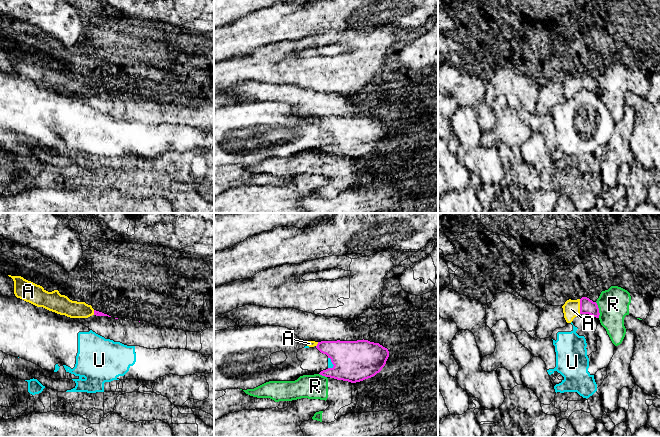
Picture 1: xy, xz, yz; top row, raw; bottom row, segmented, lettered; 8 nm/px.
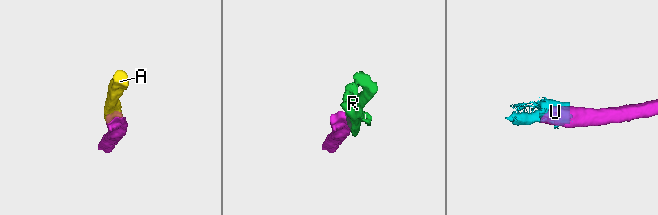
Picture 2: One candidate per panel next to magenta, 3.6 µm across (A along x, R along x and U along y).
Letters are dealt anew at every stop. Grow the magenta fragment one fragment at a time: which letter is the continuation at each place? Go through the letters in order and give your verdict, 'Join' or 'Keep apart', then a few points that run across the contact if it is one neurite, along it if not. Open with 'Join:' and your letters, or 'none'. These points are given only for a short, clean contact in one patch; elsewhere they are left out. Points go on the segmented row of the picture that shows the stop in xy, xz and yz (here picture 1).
Join: A
A: Join. Line: yz (587, 306), (580, 306), (571, 309)
R: Keep apart. Line: yz (595, 302), (599, 317)
U: Keep apart. Line: xz (328, 357), (333, 365), (332, 368)

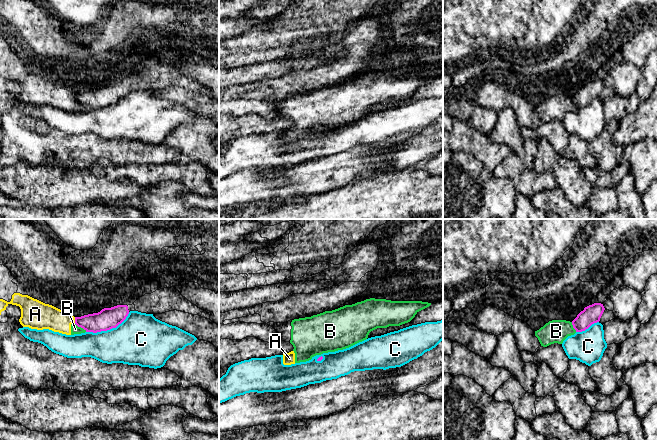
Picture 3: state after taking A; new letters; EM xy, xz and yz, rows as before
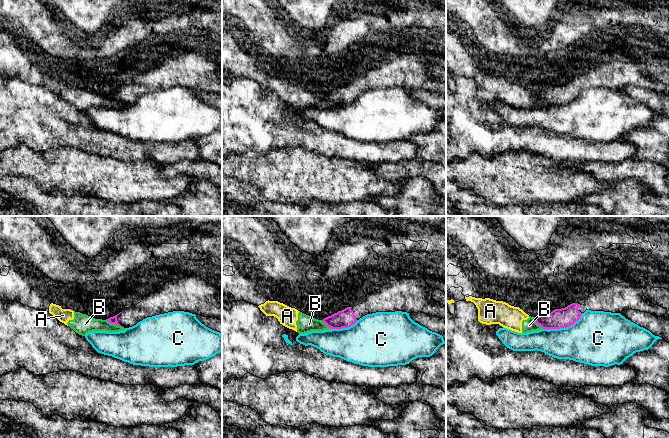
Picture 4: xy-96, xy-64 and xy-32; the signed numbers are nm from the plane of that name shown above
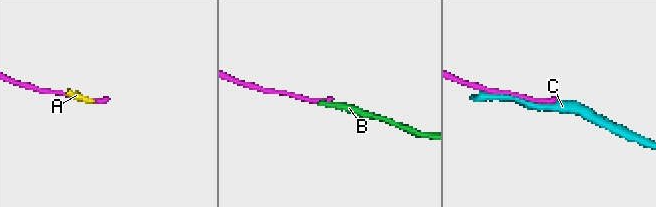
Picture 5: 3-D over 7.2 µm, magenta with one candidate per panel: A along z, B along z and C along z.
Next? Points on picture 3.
Join: none
A: Keep apart
B: Keep apart. Line: xy (74, 323), (86, 331)
C: Keep apart

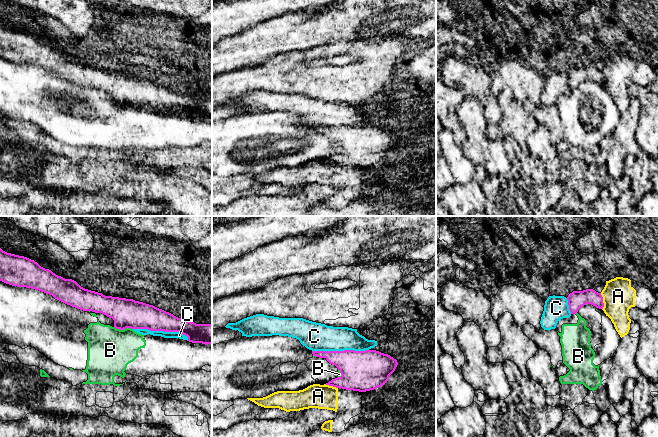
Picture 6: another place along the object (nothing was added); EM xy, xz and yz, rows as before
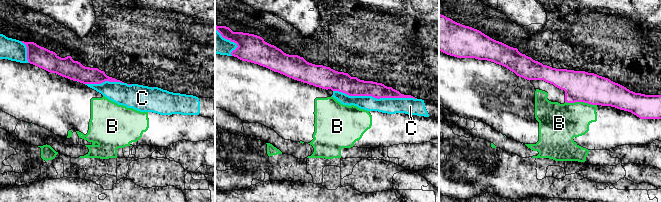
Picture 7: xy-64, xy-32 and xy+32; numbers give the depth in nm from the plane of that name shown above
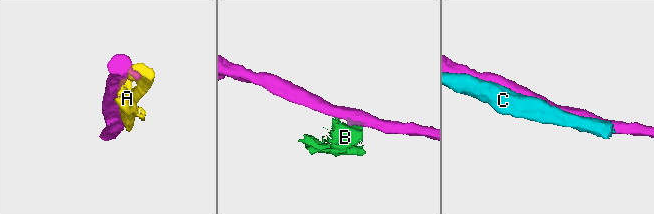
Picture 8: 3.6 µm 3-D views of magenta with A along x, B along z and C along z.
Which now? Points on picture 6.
Join: none
A: Keep apart
B: Keep apart. Line: xy (114, 326), (120, 329), (132, 329)
C: Keep apart

